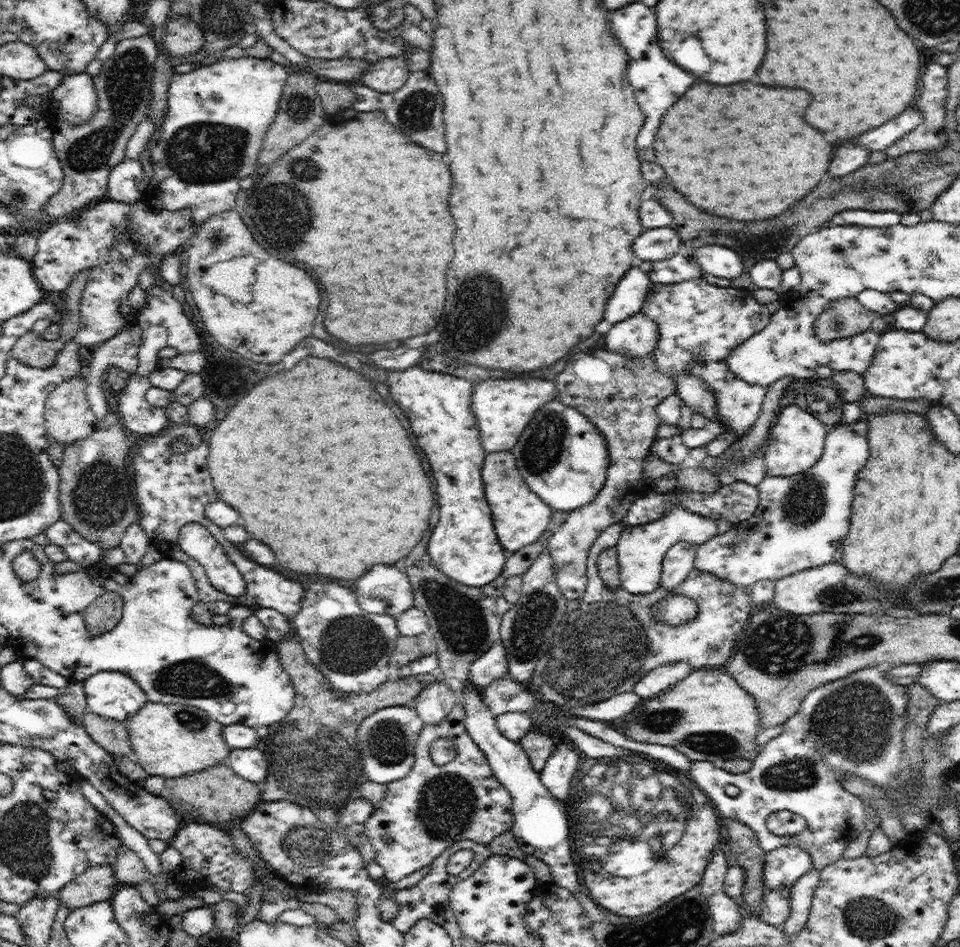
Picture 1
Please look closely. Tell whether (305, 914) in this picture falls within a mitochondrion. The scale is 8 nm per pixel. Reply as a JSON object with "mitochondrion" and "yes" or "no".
{"mitochondrion":"no"}

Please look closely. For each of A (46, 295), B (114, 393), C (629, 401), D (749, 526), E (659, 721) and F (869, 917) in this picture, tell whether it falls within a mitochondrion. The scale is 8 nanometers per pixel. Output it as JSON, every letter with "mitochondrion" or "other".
{"A":"other","B":"other","C":"other","D":"other","E":"mitochondrion","F":"mitochondrion"}

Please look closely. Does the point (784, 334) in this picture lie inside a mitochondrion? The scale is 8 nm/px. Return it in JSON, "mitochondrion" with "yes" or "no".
{"mitochondrion":"no"}

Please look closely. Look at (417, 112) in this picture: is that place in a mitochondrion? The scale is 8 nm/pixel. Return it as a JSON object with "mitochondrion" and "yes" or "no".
{"mitochondrion":"yes"}

